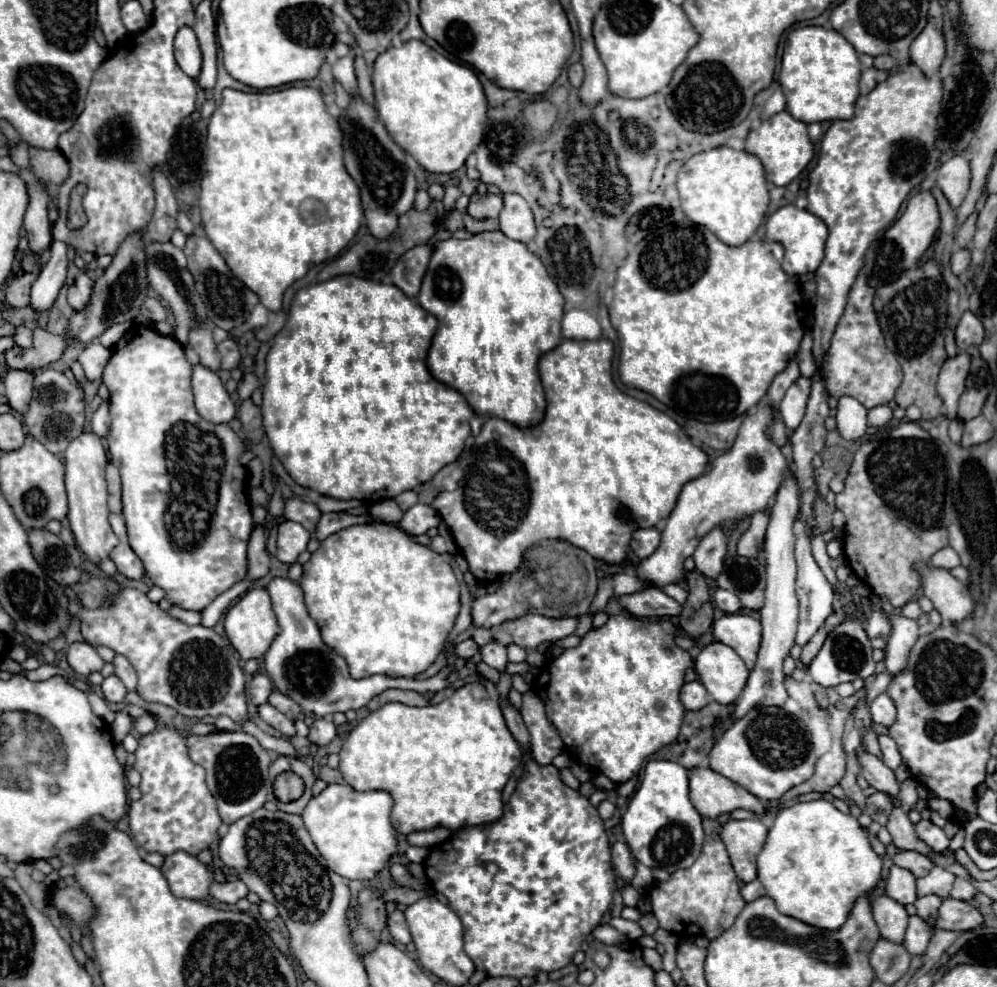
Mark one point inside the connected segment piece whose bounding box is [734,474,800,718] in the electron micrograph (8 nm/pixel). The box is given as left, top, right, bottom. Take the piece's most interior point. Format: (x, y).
(765, 687)

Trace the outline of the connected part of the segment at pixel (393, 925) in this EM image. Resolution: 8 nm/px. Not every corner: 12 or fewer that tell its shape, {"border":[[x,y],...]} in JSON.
{"border":[[402,910],[388,918],[388,930],[396,942],[410,942]]}

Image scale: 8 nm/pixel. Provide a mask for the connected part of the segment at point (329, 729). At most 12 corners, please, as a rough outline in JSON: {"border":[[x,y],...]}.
{"border":[[316,718],[308,740],[328,746],[336,738],[336,724],[330,718]]}

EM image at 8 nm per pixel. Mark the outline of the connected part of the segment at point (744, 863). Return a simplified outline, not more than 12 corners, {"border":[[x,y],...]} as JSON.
{"border":[[760,818],[728,820],[722,840],[736,876],[756,880],[768,828]]}

